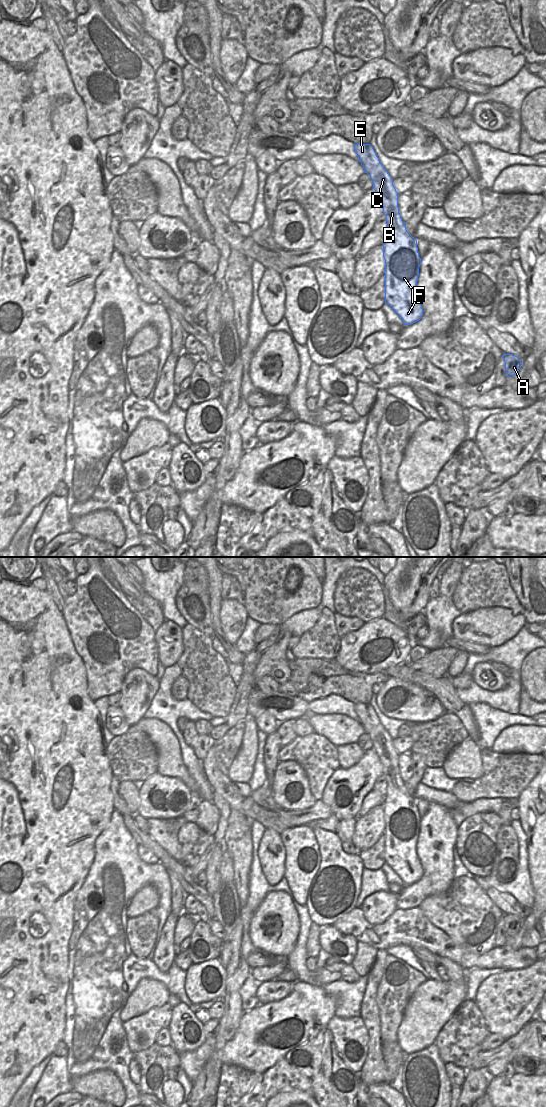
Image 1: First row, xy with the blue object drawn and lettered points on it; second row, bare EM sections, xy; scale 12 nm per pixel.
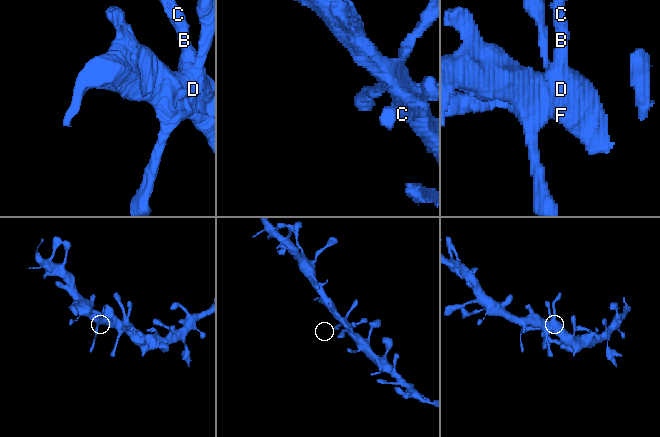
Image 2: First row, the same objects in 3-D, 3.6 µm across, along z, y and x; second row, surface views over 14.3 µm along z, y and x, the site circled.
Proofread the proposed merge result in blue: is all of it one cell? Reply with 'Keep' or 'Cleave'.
Keep.

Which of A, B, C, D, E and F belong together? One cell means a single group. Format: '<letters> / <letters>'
A B C D E F

